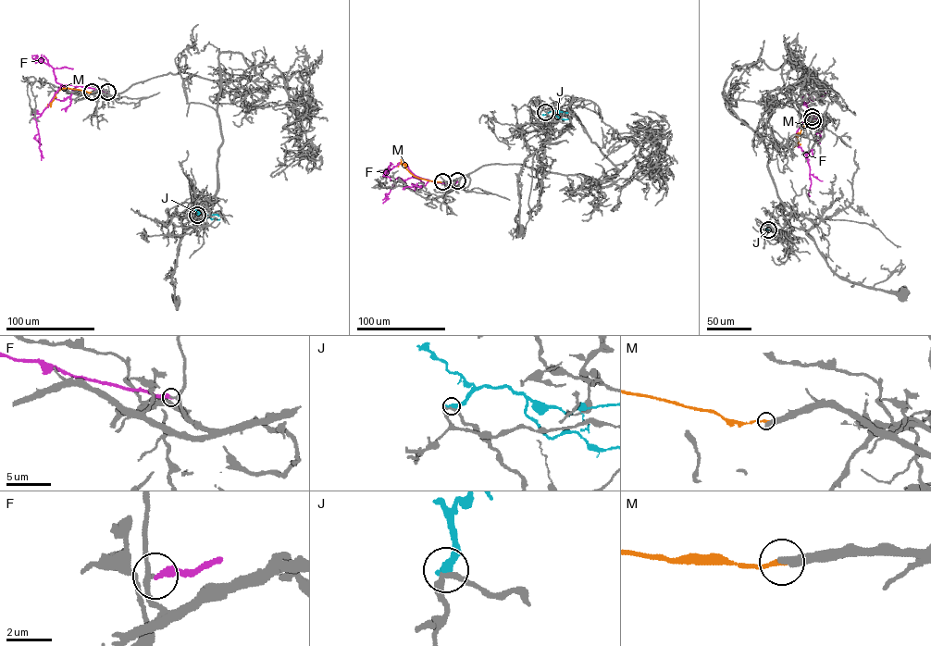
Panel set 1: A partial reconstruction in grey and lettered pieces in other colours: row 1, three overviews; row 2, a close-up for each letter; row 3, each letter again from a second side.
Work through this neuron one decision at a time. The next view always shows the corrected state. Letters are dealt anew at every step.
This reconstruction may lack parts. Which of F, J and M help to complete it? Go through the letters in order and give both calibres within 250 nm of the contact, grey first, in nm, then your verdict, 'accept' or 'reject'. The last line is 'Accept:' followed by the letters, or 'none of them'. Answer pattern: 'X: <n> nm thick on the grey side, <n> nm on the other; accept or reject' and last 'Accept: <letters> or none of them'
F: 150 nm thick on the grey side, 240 nm on the other; reject
J: 220 nm thick on the grey side, 400 nm on the other; reject
M: 440 nm thick on the grey side, 200 nm on the other; reject
Accept: none of them

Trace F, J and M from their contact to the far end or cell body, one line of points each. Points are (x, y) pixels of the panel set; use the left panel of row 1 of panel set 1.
F: (107, 92), (78, 85), (59, 88), (36, 119), (41, 160)
J: (197, 215), (203, 213), (206, 217), (219, 219)
M: (92, 92), (63, 88), (47, 106), (47, 104)

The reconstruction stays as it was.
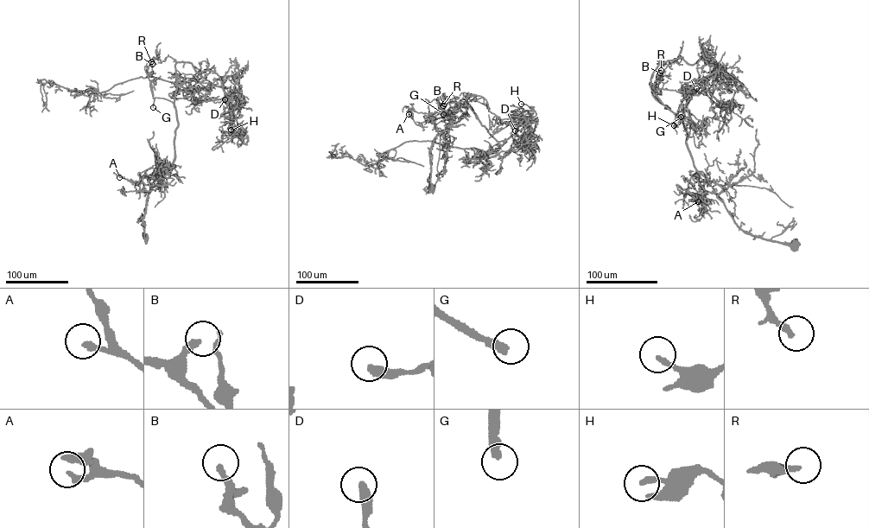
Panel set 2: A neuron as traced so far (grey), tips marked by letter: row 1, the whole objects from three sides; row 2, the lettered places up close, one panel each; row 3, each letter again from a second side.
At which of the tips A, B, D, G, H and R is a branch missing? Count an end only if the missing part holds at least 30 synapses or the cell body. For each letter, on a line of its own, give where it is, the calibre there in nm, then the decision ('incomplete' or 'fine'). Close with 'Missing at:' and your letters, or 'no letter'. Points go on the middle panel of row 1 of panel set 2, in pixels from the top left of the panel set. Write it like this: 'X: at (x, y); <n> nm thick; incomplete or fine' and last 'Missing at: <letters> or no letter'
A: at (409, 114); 220 nm thick; fine
B: at (444, 104); 200 nm thick; incomplete
D: at (515, 130); 360 nm thick; fine
G: at (443, 114); 320 nm thick; incomplete
H: at (521, 104); 190 nm thick; fine
R: at (443, 105); 220 nm thick; incomplete
Missing at: B, G, R

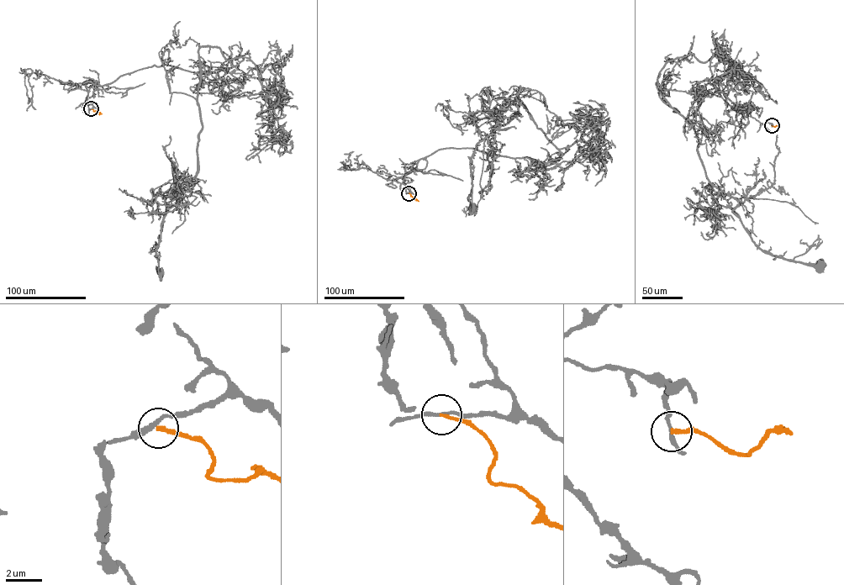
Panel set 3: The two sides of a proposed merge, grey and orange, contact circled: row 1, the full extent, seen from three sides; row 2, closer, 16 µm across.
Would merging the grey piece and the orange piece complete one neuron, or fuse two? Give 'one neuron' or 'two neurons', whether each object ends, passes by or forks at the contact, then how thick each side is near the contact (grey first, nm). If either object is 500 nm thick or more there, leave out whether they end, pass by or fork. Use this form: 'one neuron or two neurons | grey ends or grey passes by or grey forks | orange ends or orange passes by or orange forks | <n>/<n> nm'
two neurons | grey passes by | orange ends | 180/170 nm

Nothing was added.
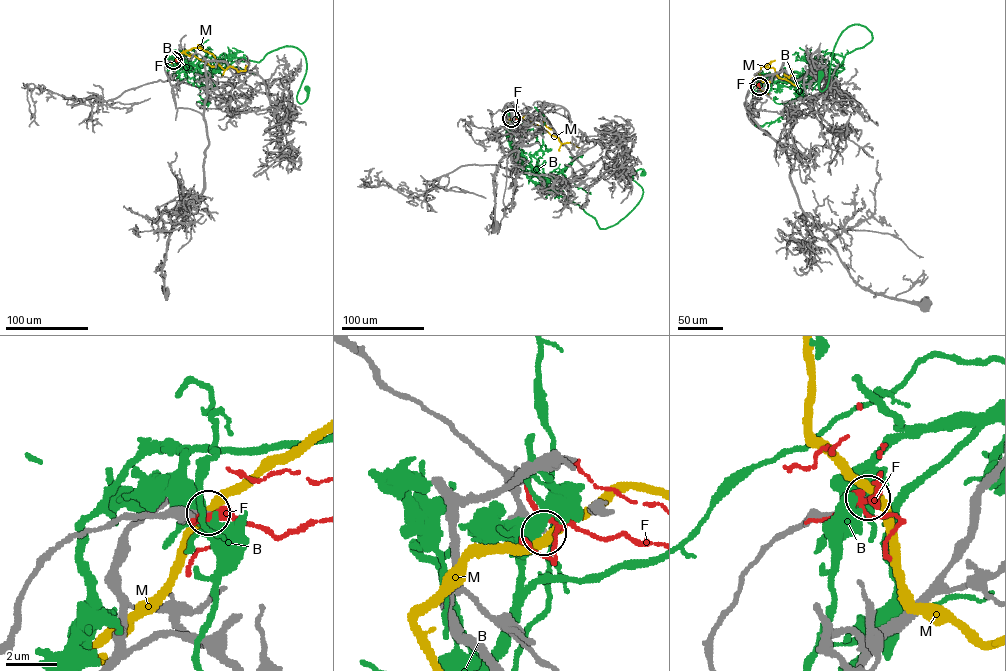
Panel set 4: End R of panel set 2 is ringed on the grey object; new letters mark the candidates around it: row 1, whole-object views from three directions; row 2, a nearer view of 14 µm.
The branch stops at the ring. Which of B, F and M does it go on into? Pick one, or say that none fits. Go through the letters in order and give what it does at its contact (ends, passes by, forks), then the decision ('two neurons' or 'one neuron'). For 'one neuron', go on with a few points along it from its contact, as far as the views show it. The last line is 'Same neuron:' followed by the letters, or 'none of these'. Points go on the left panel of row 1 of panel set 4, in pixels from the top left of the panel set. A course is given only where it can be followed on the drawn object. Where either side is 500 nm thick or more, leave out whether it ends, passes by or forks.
B: two neurons
F: it forks | two neurons
M: it passes by | two neurons
Same neuron: none of these

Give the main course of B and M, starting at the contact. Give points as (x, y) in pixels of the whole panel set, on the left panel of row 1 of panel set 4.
B: (173, 60), (218, 68), (237, 61), (258, 62), (290, 46), (306, 61), (296, 97), (300, 103), (307, 88)
M: (173, 60), (183, 52), (199, 47), (212, 53), (224, 70), (231, 66), (244, 71), (246, 65)

